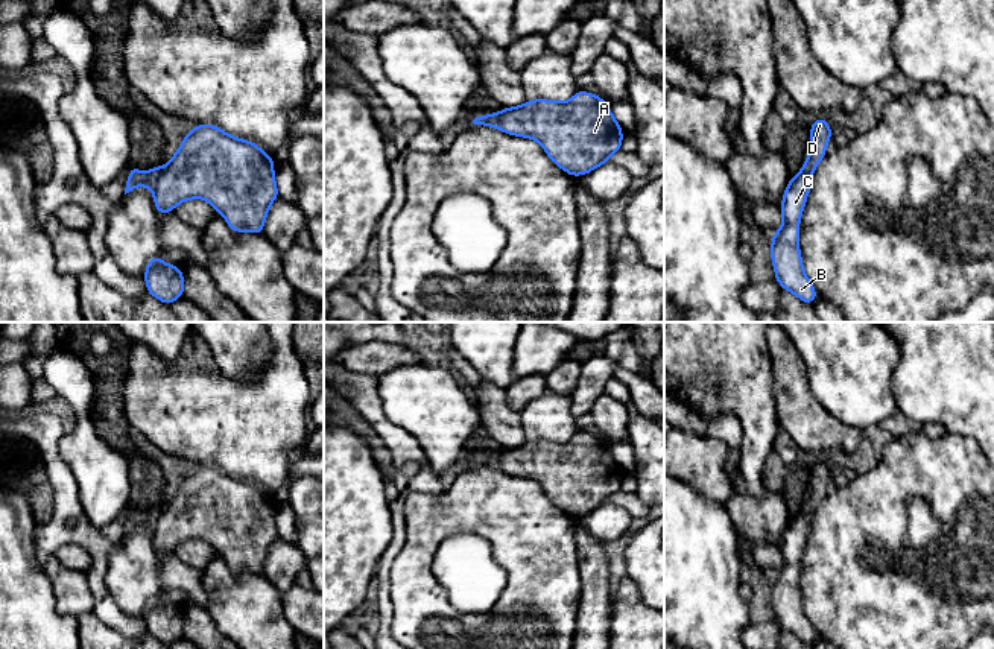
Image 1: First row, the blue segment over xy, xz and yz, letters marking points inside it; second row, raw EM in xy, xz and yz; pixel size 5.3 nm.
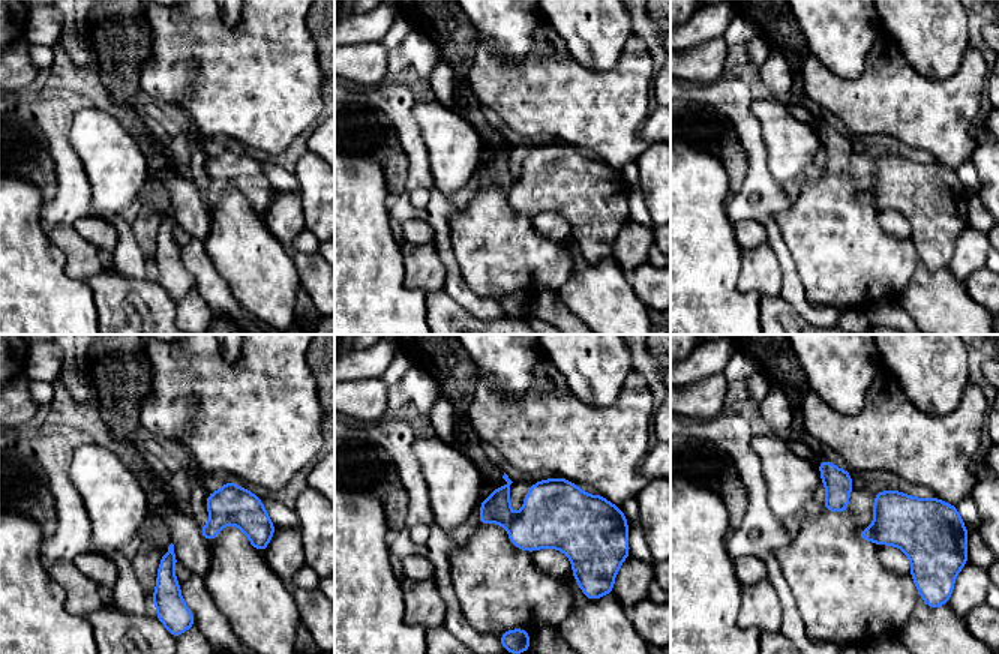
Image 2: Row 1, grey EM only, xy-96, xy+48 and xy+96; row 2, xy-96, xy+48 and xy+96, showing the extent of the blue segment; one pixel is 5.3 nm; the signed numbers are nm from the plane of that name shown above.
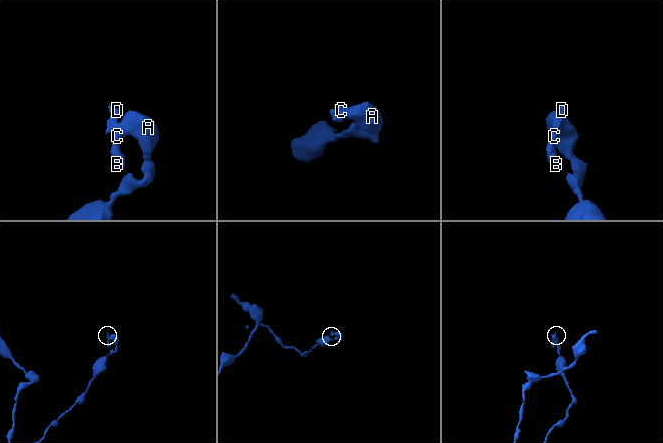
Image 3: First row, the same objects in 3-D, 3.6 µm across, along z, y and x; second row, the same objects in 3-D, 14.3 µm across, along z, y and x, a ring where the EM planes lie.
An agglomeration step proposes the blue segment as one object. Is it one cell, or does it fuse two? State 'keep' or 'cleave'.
cleave

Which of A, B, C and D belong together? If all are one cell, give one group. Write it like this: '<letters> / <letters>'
A B C / D

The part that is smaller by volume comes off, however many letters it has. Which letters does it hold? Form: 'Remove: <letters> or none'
Remove: D

